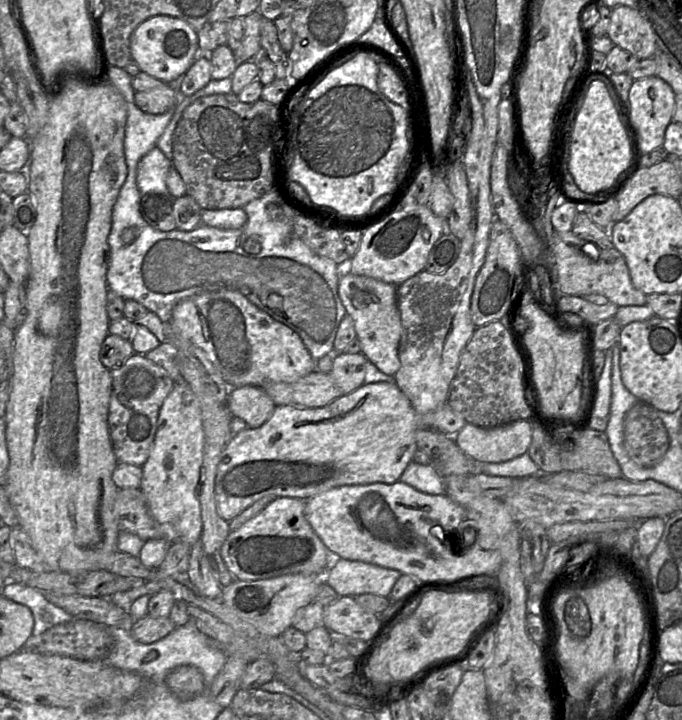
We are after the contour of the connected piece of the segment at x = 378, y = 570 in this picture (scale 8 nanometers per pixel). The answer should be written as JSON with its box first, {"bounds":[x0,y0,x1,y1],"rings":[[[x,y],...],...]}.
{"bounds":[322,556,401,597],"rings":[[[332,556],[330,567],[323,573],[322,582],[326,582],[340,597],[355,597],[366,593],[389,597],[401,575],[395,569]]]}

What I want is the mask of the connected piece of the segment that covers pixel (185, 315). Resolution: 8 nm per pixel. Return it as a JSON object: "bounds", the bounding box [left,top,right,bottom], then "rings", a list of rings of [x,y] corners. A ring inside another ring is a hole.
{"bounds":[170,290,316,389],"rings":[[[234,290],[204,292],[180,301],[173,309],[170,327],[204,351],[229,389],[244,386],[263,388],[268,383],[295,382],[316,369],[316,361],[294,330],[275,320]]]}

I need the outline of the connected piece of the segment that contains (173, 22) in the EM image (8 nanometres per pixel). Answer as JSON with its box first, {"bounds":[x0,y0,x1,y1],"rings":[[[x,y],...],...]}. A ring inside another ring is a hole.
{"bounds":[130,15,199,83],"rings":[[[154,15],[140,23],[132,32],[130,52],[142,72],[165,83],[171,83],[186,73],[199,55],[197,32],[180,18]]]}

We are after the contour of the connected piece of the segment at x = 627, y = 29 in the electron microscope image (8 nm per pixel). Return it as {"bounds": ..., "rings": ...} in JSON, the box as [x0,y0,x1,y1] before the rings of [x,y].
{"bounds":[607,7,657,60],"rings":[[[631,7],[611,9],[607,36],[613,44],[635,55],[638,60],[652,58],[657,51],[657,43],[649,22]]]}

